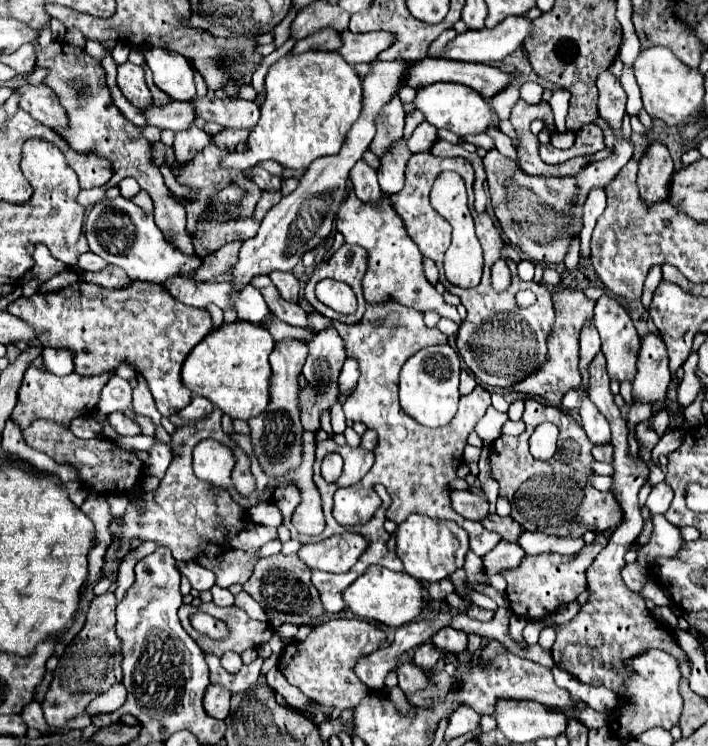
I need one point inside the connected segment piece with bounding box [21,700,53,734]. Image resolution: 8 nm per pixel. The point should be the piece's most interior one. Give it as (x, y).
(32, 714)

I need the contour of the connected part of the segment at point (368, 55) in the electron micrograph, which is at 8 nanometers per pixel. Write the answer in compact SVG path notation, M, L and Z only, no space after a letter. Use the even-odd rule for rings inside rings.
M345 30L339 36L343 40L343 46L337 52L349 64L373 62L373 60L377 60L377 54L393 42L393 36L389 36L389 32L353 34L353 32Z

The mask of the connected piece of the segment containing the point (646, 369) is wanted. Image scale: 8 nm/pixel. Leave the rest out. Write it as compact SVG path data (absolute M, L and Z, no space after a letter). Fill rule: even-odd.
M647 334L641 342L637 376L633 380L633 398L637 402L661 402L665 398L671 374L667 368L667 346L659 334Z

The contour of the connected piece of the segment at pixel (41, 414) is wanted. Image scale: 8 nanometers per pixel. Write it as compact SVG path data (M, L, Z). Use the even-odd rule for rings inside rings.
M33 366L27 368L21 388L19 388L19 400L17 406L11 414L11 420L21 428L29 428L29 424L33 424L33 420L51 420L57 422L65 428L69 428L71 420L77 416L91 416L95 412L95 406L99 402L99 394L101 388L105 386L105 382L111 378L111 374L103 374L103 376L77 376L75 372L69 376L55 376L51 372L41 372Z

